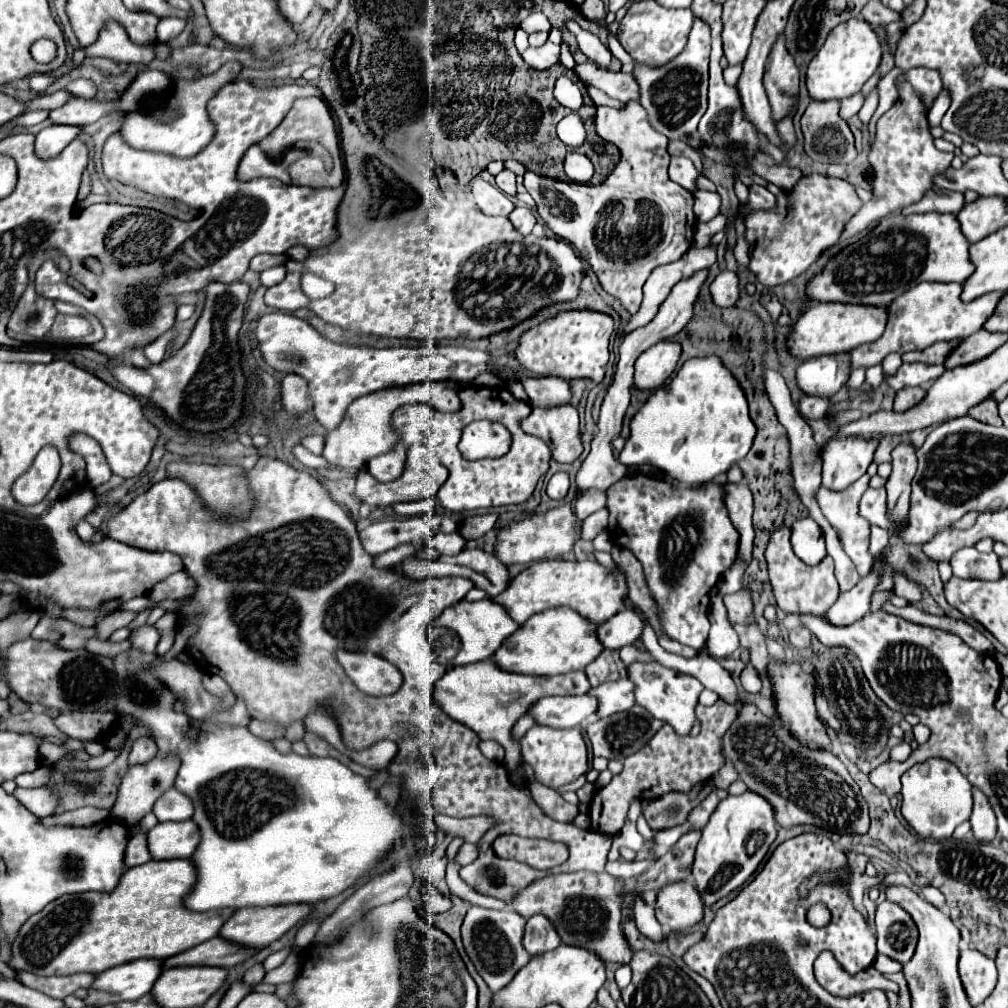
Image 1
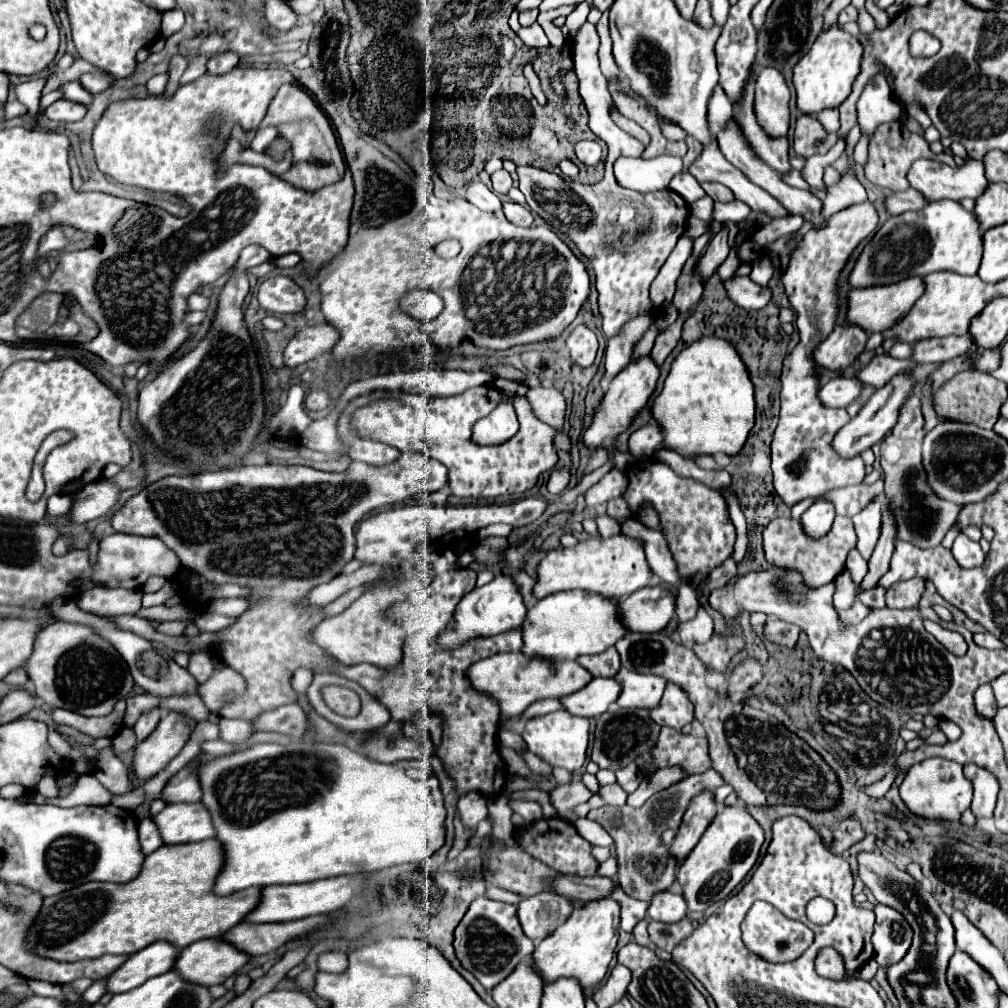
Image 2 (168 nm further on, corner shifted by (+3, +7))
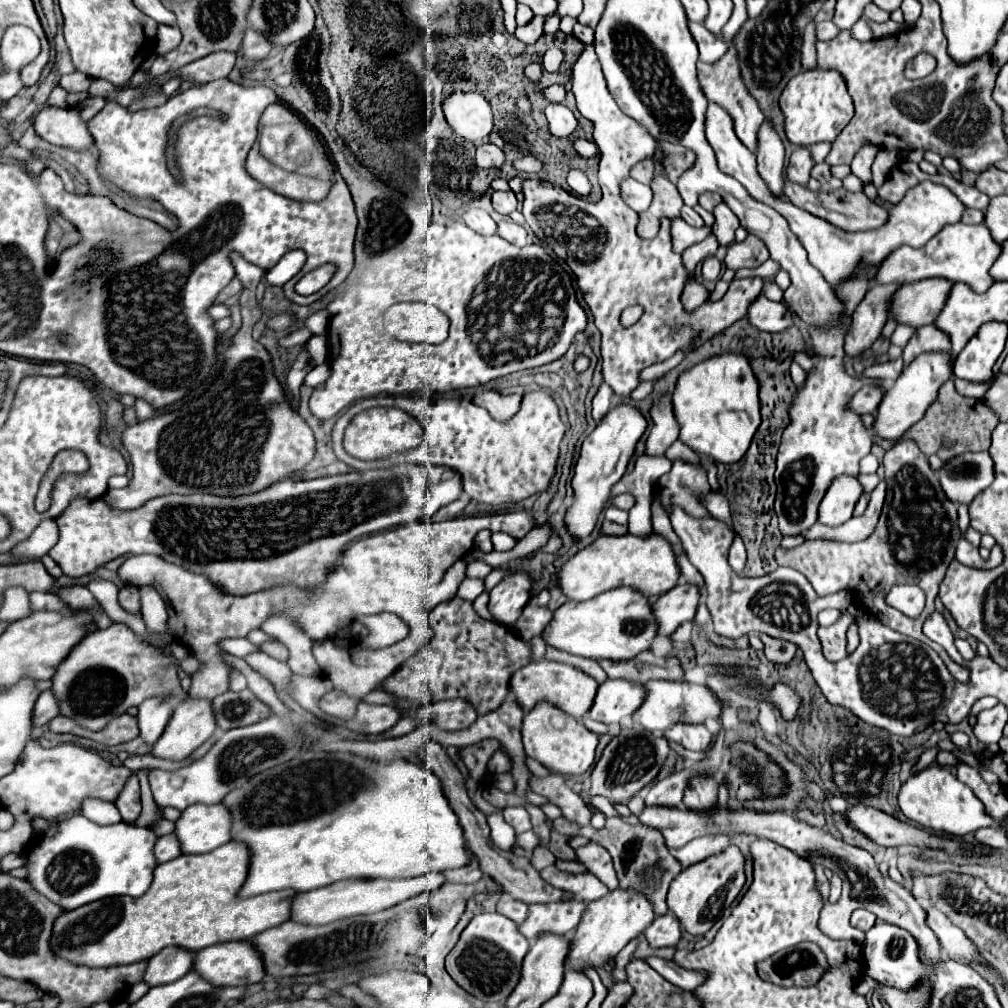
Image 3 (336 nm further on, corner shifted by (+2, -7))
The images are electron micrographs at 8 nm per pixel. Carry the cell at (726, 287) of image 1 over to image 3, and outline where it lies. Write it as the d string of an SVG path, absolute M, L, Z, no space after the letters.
M759 296L757 300L753 300L753 304L749 304L747 320L759 330L783 332L791 326L791 312L781 302Z

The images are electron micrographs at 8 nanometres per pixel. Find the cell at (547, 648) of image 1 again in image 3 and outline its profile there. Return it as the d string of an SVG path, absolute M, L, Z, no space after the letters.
M615 588L593 600L565 602L553 610L553 624L541 636L549 646L575 656L589 660L625 660L647 650L657 634L649 614L649 600L631 588Z

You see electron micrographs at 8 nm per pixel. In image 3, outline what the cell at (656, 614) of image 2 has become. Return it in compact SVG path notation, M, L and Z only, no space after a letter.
M679 582L675 588L651 602L651 616L659 636L671 636L683 622L693 620L701 590L697 586Z

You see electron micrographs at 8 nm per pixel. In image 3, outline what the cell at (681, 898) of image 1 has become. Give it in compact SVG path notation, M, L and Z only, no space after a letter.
M671 912L663 916L655 916L653 924L645 930L645 938L653 948L677 946L677 942L681 940L681 924L677 916L673 916Z

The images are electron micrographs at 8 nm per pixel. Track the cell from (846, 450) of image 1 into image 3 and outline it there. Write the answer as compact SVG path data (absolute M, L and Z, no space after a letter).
M941 352L921 354L901 372L897 382L885 392L885 396L877 408L877 416L873 422L875 436L889 440L889 442L897 442L915 422L921 420L921 416L929 408L929 404L937 398L939 386L951 376L949 358L951 358L951 354L941 354Z

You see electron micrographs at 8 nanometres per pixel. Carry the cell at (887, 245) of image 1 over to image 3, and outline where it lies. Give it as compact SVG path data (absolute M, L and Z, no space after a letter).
M963 222L947 224L937 236L933 236L933 240L929 240L929 244L925 244L925 248L901 246L901 248L893 250L883 260L881 268L877 270L873 284L875 286L877 284L903 286L903 284L919 282L925 278L945 278L949 282L965 282L973 288L973 292L983 294L993 284L993 280L987 272L989 272L991 264L997 260L999 252L1001 252L1001 246L991 238L985 224L979 224L979 226L969 226Z

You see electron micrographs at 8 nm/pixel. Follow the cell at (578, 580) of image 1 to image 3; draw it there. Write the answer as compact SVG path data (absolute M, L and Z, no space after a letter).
M633 534L625 536L599 536L589 546L581 548L575 556L571 556L557 574L559 590L569 600L591 600L593 596L615 590L615 588L635 588L643 592L645 598L661 596L669 588L673 588L679 580L679 568L673 558L671 544L659 534L649 538L639 538Z

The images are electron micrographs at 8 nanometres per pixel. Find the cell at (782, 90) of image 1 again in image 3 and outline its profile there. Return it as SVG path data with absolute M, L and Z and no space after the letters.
M763 120L757 144L757 170L769 184L771 192L783 196L783 170L785 170L785 146L771 120Z

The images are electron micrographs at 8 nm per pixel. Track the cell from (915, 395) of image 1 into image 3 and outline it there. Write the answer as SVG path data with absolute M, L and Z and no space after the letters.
M901 438L891 450L885 452L883 466L887 480L887 498L879 524L867 540L853 544L835 540L805 540L801 546L791 550L779 546L775 550L775 560L779 566L799 570L819 596L835 594L839 590L851 590L855 600L873 600L873 614L879 620L883 620L883 614L887 612L883 596L891 588L891 584L917 584L927 594L925 612L921 612L917 618L909 618L901 612L891 612L891 624L887 626L929 644L943 658L955 680L969 680L969 670L953 662L939 644L935 644L921 632L925 618L935 610L933 600L939 592L939 582L943 580L949 562L955 558L955 546L959 542L957 506L947 500L939 480L935 478L927 462L927 456L909 438Z

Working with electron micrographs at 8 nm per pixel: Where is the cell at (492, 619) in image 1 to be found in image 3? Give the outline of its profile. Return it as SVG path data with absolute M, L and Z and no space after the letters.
M517 570L503 578L489 594L489 614L501 626L513 626L531 598L531 578L527 572Z

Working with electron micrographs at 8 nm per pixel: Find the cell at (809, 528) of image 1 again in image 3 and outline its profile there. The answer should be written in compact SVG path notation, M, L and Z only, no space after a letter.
M839 476L831 488L827 490L825 498L819 504L819 522L825 526L841 526L853 516L855 502L859 500L863 488L857 478Z

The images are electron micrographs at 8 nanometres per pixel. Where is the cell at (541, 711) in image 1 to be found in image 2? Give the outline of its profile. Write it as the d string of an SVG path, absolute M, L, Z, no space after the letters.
M592 678L588 686L578 690L576 694L570 694L568 698L560 698L560 702L570 714L598 718L610 708L610 704L618 700L620 690L622 688L616 678Z

